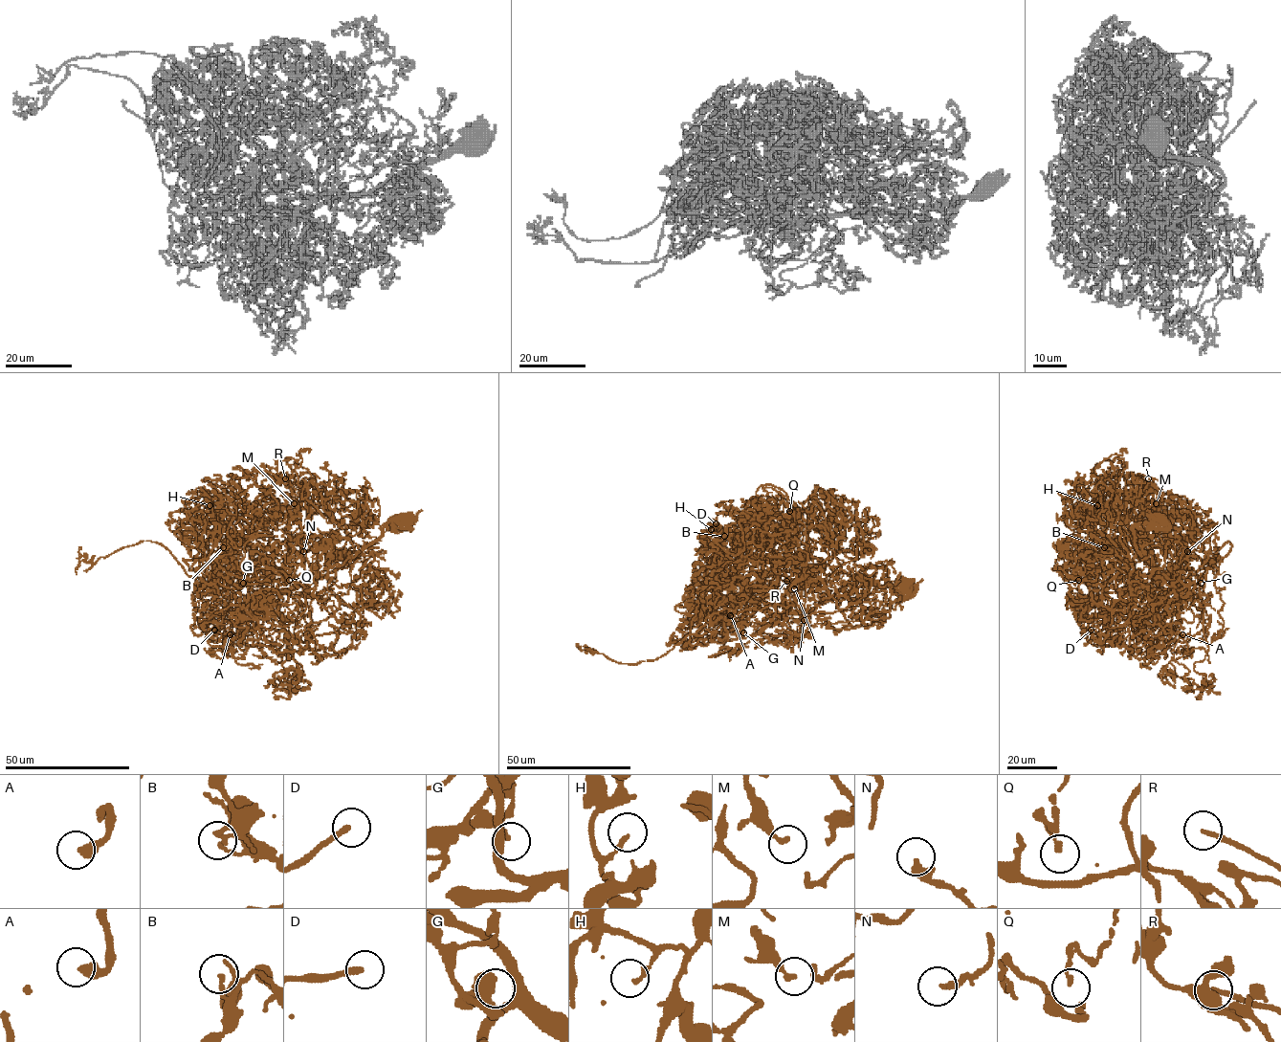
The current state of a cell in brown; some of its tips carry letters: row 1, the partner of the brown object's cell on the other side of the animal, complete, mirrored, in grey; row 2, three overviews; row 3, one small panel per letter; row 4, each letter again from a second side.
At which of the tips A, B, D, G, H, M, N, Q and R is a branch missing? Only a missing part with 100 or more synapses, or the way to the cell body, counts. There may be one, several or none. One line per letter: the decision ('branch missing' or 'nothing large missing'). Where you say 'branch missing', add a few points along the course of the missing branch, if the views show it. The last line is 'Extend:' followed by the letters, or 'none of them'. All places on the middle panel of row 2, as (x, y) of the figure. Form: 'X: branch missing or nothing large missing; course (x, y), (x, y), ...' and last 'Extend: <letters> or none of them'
A: branch missing; course (730, 615), (719, 622), (711, 619), (704, 623), (705, 616), (701, 614)
B: nothing large missing
D: branch missing; course (716, 523), (732, 524), (728, 516), (727, 520), (718, 521), (726, 526)
G: nothing large missing
H: nothing large missing
M: nothing large missing
N: nothing large missing
Q: nothing large missing
R: branch missing; course (786, 581), (771, 579), (762, 573), (746, 581), (744, 577), (749, 572), (759, 571), (764, 563), (768, 564)
Extend: A, D, R

